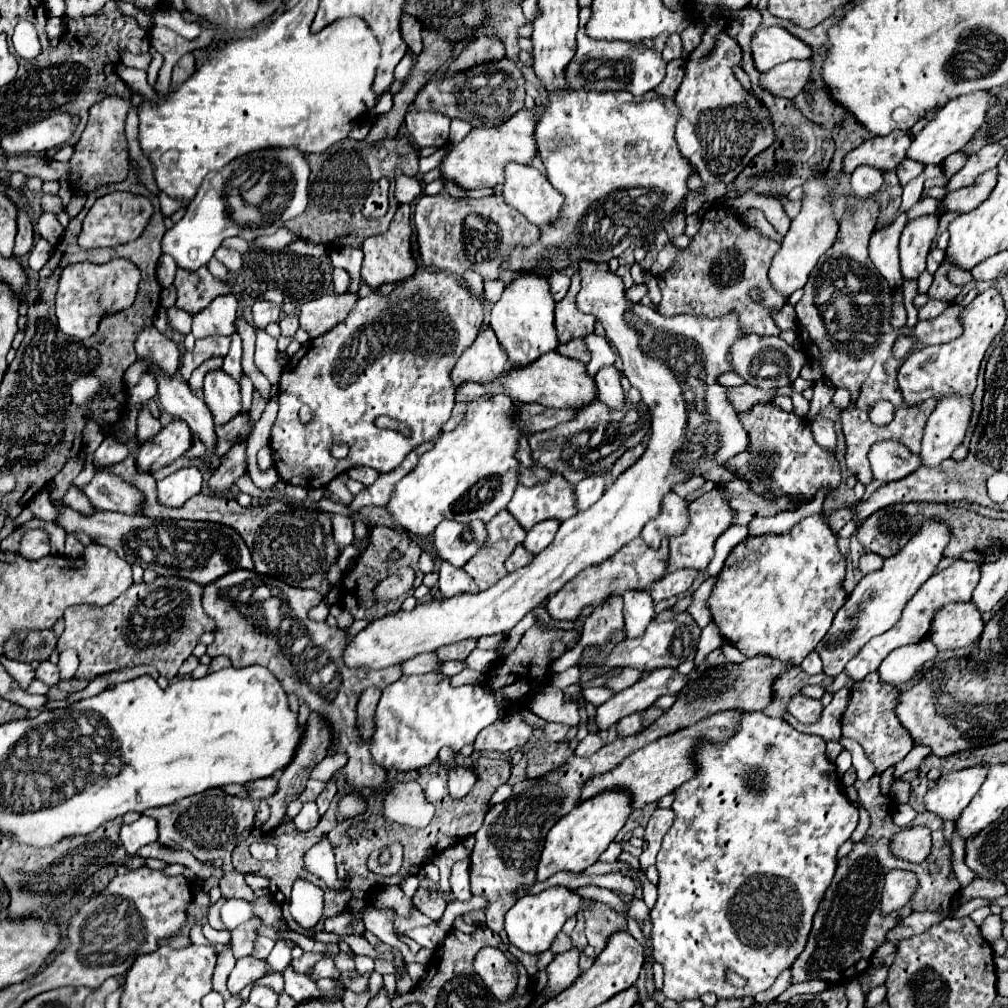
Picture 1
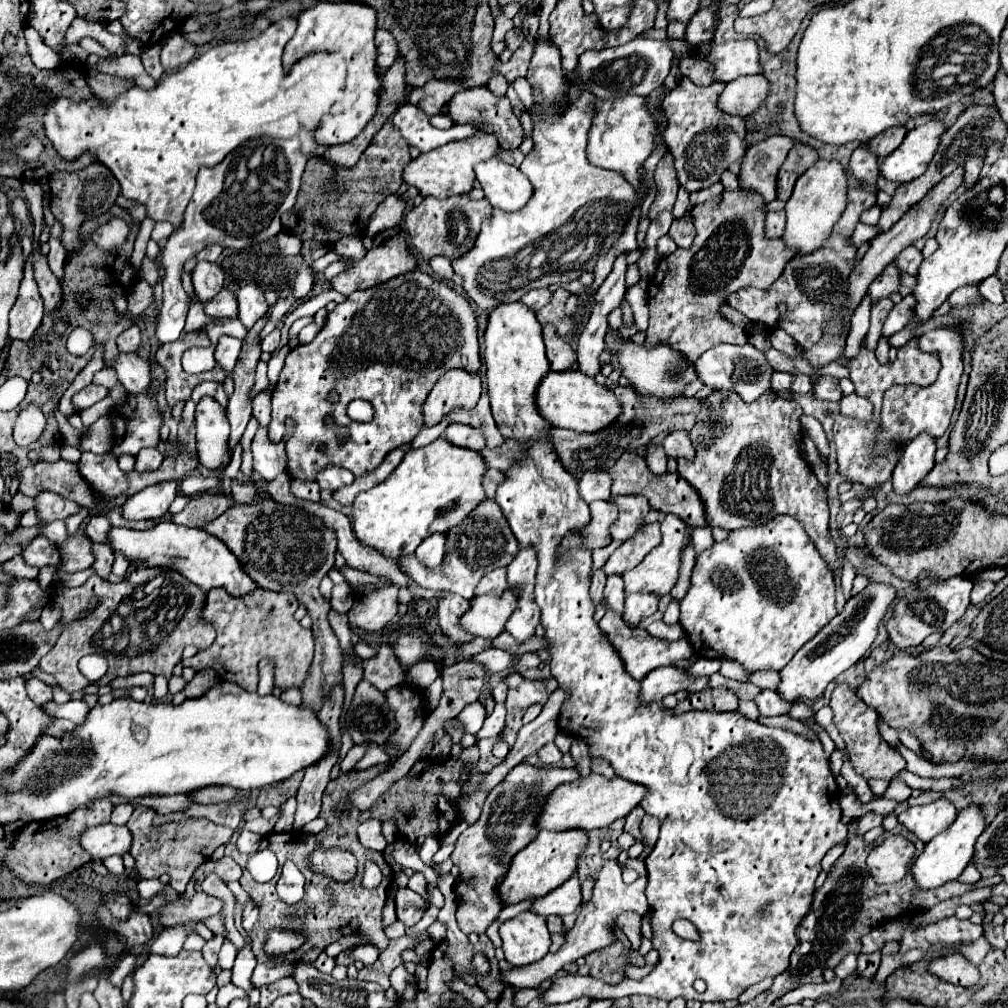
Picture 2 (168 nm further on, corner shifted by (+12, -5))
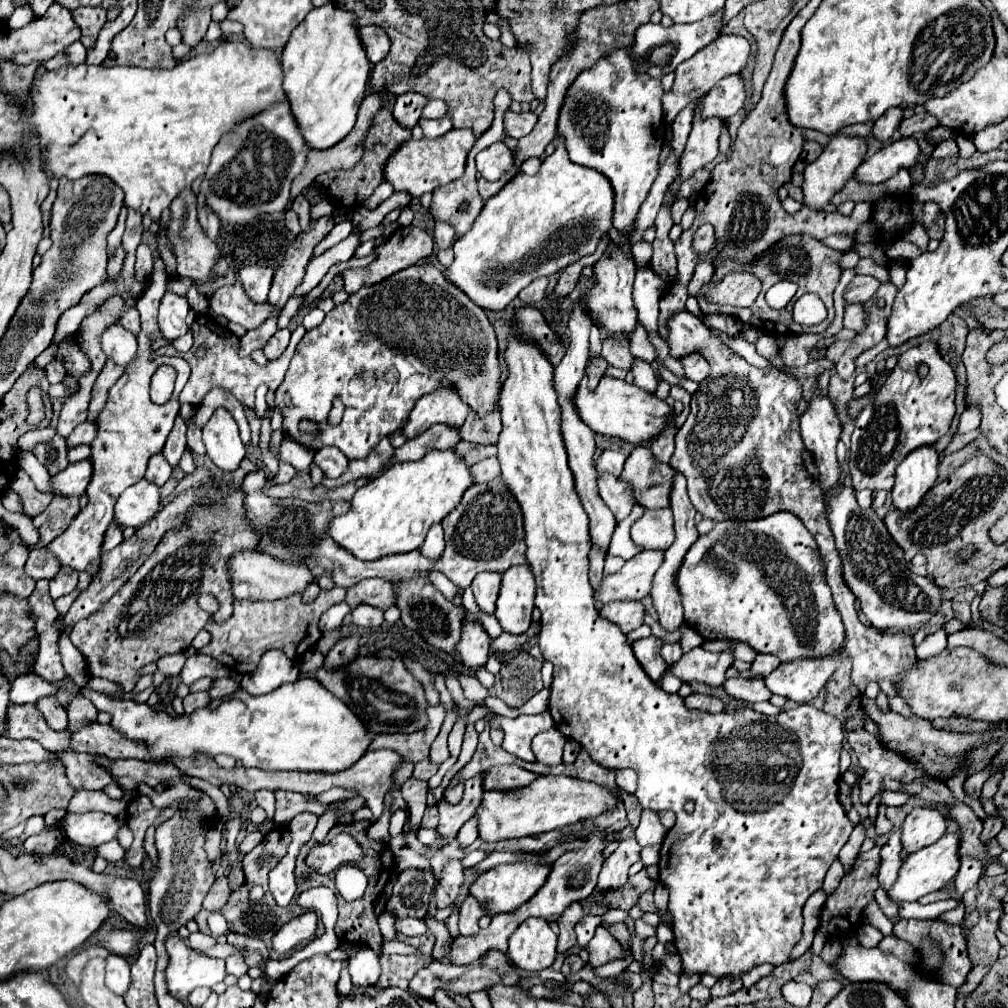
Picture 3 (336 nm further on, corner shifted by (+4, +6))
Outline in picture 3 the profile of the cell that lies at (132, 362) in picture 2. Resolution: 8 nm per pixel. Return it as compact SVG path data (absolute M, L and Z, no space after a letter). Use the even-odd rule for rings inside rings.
M113 324L103 332L101 348L107 354L107 358L115 360L119 366L125 368L137 356L137 338L121 324Z

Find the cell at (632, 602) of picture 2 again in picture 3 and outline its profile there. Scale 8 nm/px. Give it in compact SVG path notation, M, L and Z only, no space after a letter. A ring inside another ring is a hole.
M623 600L623 602L609 602L601 608L601 616L615 622L625 634L639 628L645 618L645 606L639 600Z

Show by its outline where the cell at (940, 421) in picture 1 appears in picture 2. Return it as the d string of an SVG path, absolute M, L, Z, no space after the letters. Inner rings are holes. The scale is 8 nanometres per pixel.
M919 435L905 447L901 461L893 469L891 479L893 491L897 495L911 493L933 469L933 465L935 465L935 439L931 439L929 435Z

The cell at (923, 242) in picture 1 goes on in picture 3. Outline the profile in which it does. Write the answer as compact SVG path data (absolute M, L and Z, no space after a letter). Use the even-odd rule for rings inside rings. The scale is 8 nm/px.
M855 276L845 290L845 304L871 300L877 294L879 286L881 286L881 282L873 276Z

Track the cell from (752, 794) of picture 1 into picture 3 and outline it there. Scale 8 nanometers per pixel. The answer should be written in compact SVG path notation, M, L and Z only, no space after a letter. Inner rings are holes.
M511 328L511 334L509 334L509 346L507 346L507 350L505 350L505 364L507 364L509 376L507 376L507 380L503 382L503 388L501 388L501 394L499 394L503 430L501 430L501 436L499 436L499 442L497 442L497 448L499 448L497 458L499 458L499 464L501 464L501 478L503 478L503 482L509 486L511 494L515 496L515 500L519 502L519 506L521 506L521 510L523 510L523 520L525 520L525 544L527 544L527 562L529 562L529 566L533 568L533 574L535 574L535 580L537 580L535 606L541 610L539 648L541 648L543 658L549 660L549 662L555 666L555 670L553 670L553 684L551 684L551 700L549 700L549 712L551 712L551 716L553 716L553 720L555 720L555 728L559 728L563 736L577 740L577 742L583 746L583 750L587 750L587 752L591 754L591 758L593 758L595 762L599 762L601 766L611 768L611 770L615 770L615 768L633 768L633 770L637 772L637 792L635 792L635 796L637 796L637 800L641 802L643 808L647 808L647 810L673 810L673 812L675 812L677 822L675 822L675 826L667 832L667 836L665 836L665 840L663 840L663 844L661 844L661 860L659 860L657 866L659 866L659 882L669 890L669 912L671 912L671 916L673 916L675 948L677 948L677 954L681 956L681 962L683 962L683 968L681 968L681 974L679 974L679 976L691 976L691 974L699 974L699 976L703 976L703 974L709 974L709 976L715 976L717 980L741 980L743 974L747 974L747 972L753 970L755 966L761 966L761 964L781 966L781 964L789 962L791 950L793 950L793 948L797 946L797 942L803 938L803 916L801 916L801 910L803 910L807 898L809 898L815 890L819 890L819 888L823 886L823 878L825 878L825 874L827 874L827 868L829 868L831 862L837 858L839 850L843 848L843 844L847 842L849 834L851 834L851 830L853 830L853 824L851 824L851 820L847 818L847 812L843 810L843 806L841 806L841 802L839 802L839 776L841 776L841 770L839 770L839 754L841 754L841 750L843 750L843 724L841 724L835 716L829 716L829 714L825 714L823 710L817 710L817 708L813 708L813 706L809 706L809 704L801 704L801 706L797 706L797 708L783 710L779 716L765 716L765 714L755 712L755 710L749 710L749 708L735 710L735 712L719 712L719 714L709 714L709 712L701 712L701 710L689 710L689 708L683 704L683 698L681 698L679 694L667 694L657 682L653 682L653 680L645 674L645 670L641 668L641 664L635 660L633 650L631 650L631 644L627 642L627 636L621 632L621 628L619 628L617 624L609 622L607 618L603 618L603 616L599 614L599 610L595 608L595 592L593 592L593 588L591 588L591 584L589 584L589 552L591 552L591 546L593 546L593 544L591 544L591 532L589 532L589 514L587 514L587 510L585 510L585 506L583 506L583 502L581 502L581 496L577 494L577 488L575 488L575 476L573 476L573 472L571 472L571 468L569 468L569 462L567 462L567 450L565 450L565 442L563 442L563 434L561 434L561 406L559 406L557 390L555 390L555 384L553 384L553 372L555 372L555 368L553 368L553 364L547 360L545 352L543 352L541 348L537 348L537 344L533 344L533 340L527 340L527 338L523 338L523 336L519 336L515 328ZM687 800L693 800L693 802L695 802L695 810L693 810L691 814L687 814L687 812L683 810L683 806L685 806Z

